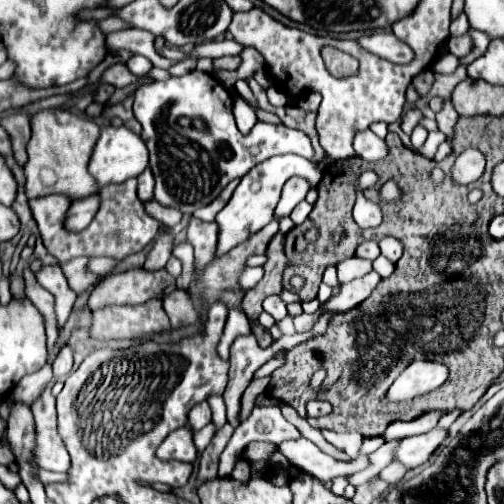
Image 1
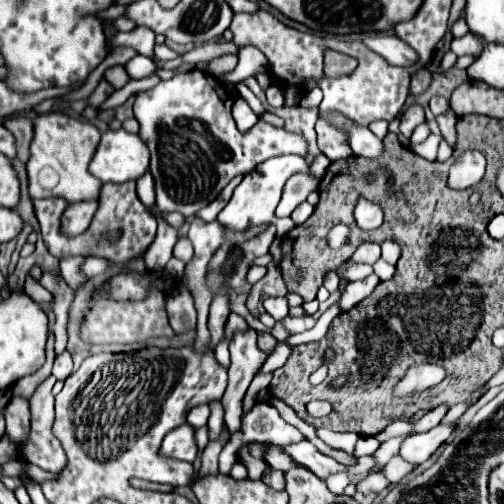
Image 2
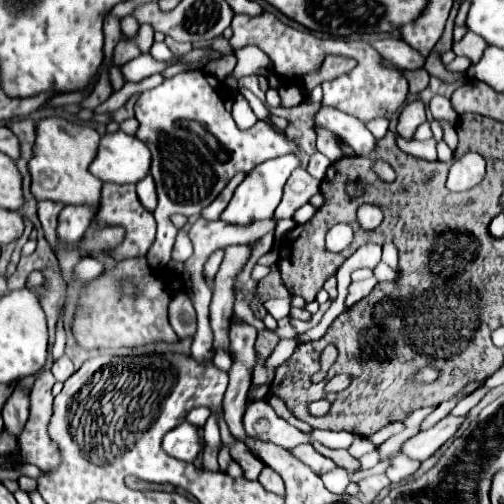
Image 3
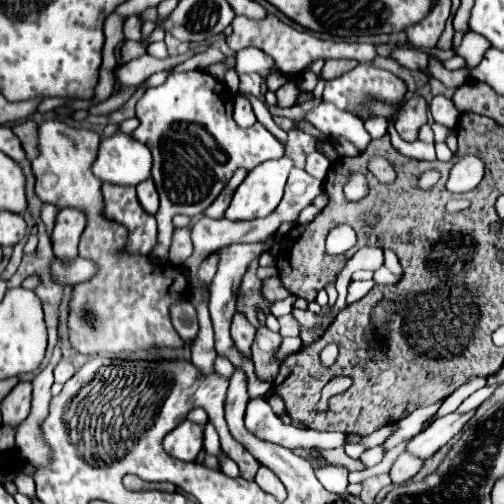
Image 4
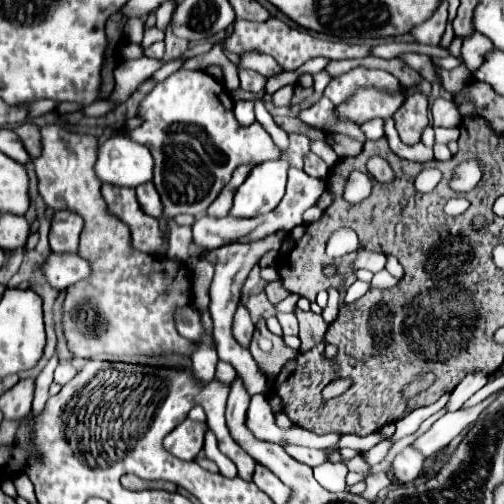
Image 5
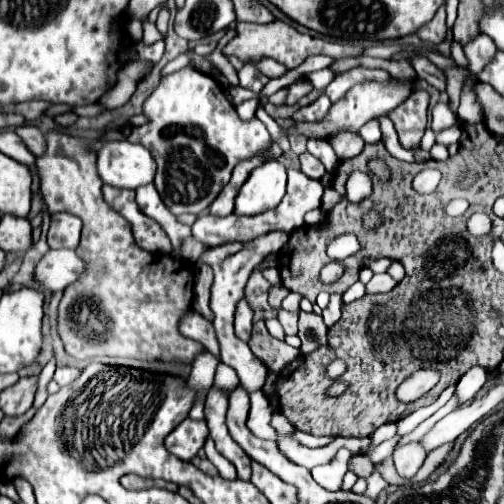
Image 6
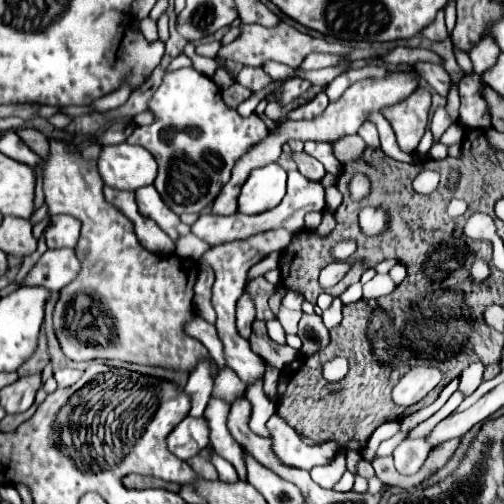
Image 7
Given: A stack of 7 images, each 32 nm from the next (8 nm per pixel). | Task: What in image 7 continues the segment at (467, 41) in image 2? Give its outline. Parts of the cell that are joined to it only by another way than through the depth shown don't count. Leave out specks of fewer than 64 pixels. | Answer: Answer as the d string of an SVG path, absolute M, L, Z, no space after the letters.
M486 36L484 40L480 40L480 42L478 42L474 48L470 48L470 52L468 52L468 56L470 56L472 64L474 64L474 72L476 72L478 76L482 76L482 72L490 70L490 68L496 64L498 54L500 54L498 44L496 44L492 38L488 38L488 36Z

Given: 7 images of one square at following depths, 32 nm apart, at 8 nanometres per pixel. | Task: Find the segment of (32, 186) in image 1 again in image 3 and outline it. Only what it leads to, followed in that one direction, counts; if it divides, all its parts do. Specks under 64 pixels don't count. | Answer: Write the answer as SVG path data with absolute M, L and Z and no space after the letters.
M44 118L36 124L36 144L34 158L30 160L32 174L32 194L38 200L52 200L64 206L92 206L100 208L100 188L102 180L90 174L90 164L96 156L100 134L90 126L80 126L66 122L64 118Z

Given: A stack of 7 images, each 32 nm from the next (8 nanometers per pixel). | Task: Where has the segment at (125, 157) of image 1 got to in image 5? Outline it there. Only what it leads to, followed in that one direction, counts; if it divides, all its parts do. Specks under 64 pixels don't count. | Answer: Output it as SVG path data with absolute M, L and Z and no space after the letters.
M112 136L98 150L96 174L112 186L136 188L152 180L154 160L146 146L132 142L128 136Z

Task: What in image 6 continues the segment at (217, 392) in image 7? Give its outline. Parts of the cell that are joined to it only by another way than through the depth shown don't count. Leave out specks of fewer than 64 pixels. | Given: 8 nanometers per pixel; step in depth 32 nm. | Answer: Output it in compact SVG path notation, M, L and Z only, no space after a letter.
M218 364L218 370L216 370L216 378L214 378L214 388L224 392L226 396L230 396L236 388L240 388L240 380L236 376L236 372L226 366L226 364Z

